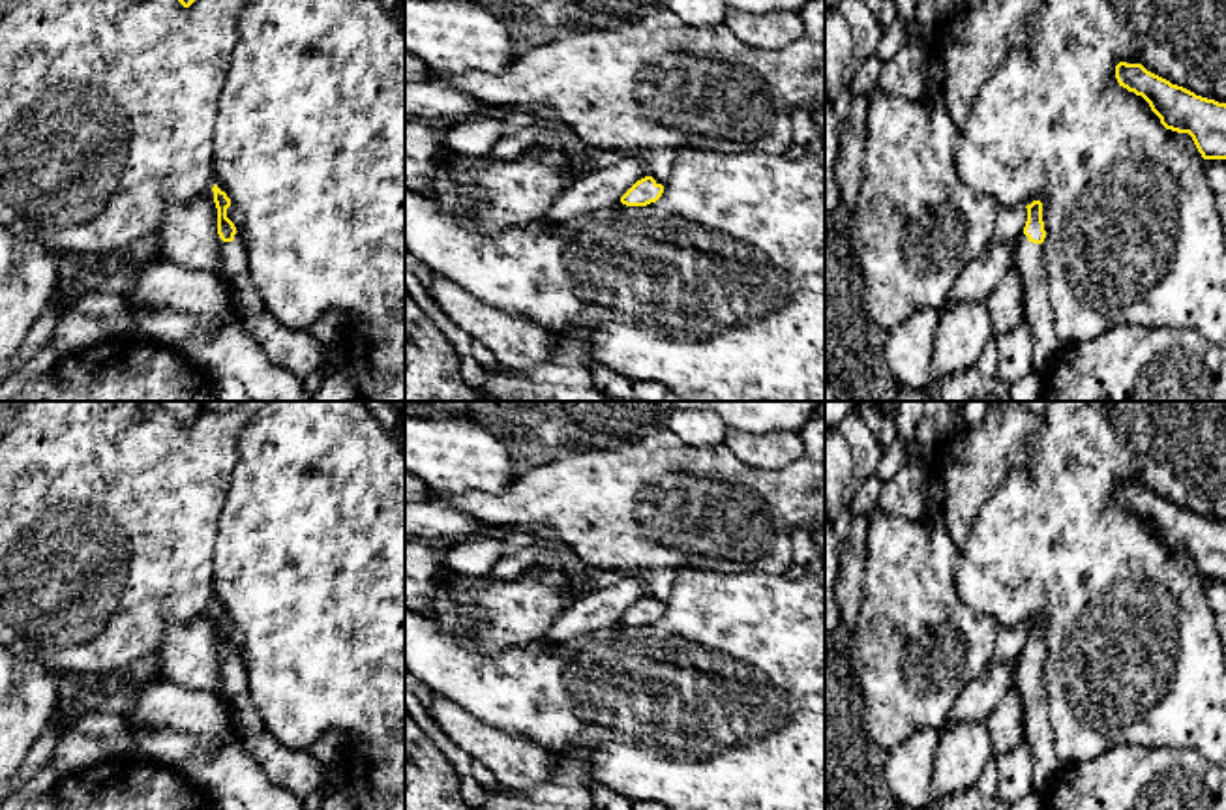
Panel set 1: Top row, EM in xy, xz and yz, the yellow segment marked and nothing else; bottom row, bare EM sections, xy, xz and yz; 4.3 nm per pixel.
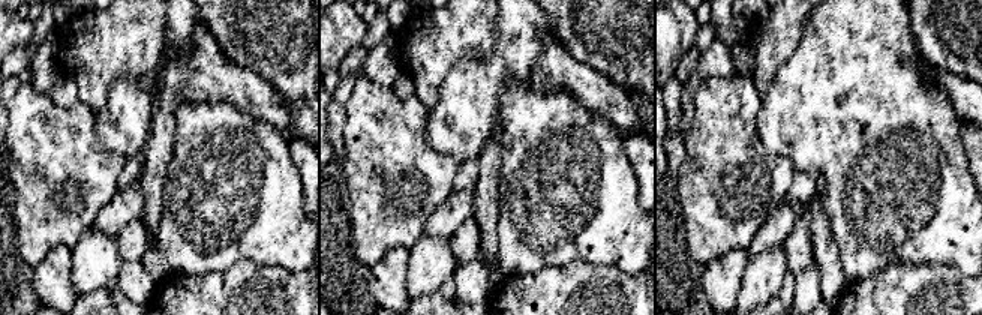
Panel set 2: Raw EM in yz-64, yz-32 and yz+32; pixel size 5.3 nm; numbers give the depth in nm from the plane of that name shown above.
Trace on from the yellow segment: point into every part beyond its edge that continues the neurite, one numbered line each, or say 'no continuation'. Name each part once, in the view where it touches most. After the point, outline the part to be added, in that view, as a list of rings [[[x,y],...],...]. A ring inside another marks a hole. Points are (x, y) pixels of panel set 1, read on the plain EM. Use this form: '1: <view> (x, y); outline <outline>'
1: yz (1028, 679); outline [[[1022,654],[1014,673],[1014,688],[1022,698],[1024,742],[1033,756],[1033,788],[1037,795],[1046,797],[1063,765],[1055,754],[1052,724],[1046,712],[1042,664],[1033,664]]]

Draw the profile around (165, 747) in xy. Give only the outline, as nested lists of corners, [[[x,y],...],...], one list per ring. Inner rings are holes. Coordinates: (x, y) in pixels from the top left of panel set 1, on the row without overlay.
[[[172,728],[127,729],[133,739],[133,750],[124,756],[156,765],[171,767],[182,761],[202,761],[223,744]]]

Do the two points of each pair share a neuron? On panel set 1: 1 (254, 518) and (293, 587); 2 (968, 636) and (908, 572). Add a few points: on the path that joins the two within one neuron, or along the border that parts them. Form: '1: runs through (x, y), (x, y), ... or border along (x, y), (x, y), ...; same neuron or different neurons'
1: runs through (270, 535), (282, 546), (282, 567), (285, 570); same neuron
2: runs through (953, 621), (919, 587); same neuron

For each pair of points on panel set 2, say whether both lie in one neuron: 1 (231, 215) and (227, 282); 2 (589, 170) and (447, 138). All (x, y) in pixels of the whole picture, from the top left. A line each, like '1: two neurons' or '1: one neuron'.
1: two neurons
2: one neuron

